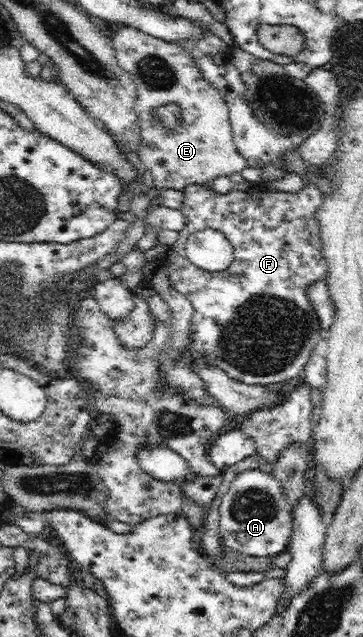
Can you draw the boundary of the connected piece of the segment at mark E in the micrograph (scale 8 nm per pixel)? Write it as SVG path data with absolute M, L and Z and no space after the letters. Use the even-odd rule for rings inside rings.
M124 25L118 29L117 27L109 27L108 31L111 33L112 44L114 45L114 49L116 50L115 56L119 66L126 70L131 78L134 80L134 83L137 87L137 100L136 100L136 113L138 116L138 123L140 128L140 143L139 143L139 159L141 163L145 164L146 170L150 170L151 174L154 178L154 186L158 189L167 189L173 188L173 190L184 190L187 185L190 184L205 184L205 182L211 182L211 180L215 180L215 178L219 176L230 176L231 174L241 173L244 168L250 166L243 156L239 154L238 148L235 146L234 140L232 139L232 128L229 118L229 107L227 107L227 101L223 98L223 95L217 91L217 87L213 85L213 83L209 83L205 77L203 77L203 73L199 71L199 67L197 67L197 63L193 60L193 57L185 51L185 47L183 45L179 45L179 43L169 42L163 40L156 36L151 36L143 32L139 31L138 28ZM167 103L175 103L181 107L181 117L179 118L179 128L173 128L171 132L168 132L164 126L158 122L158 118L154 116L154 112L157 107L162 107Z

